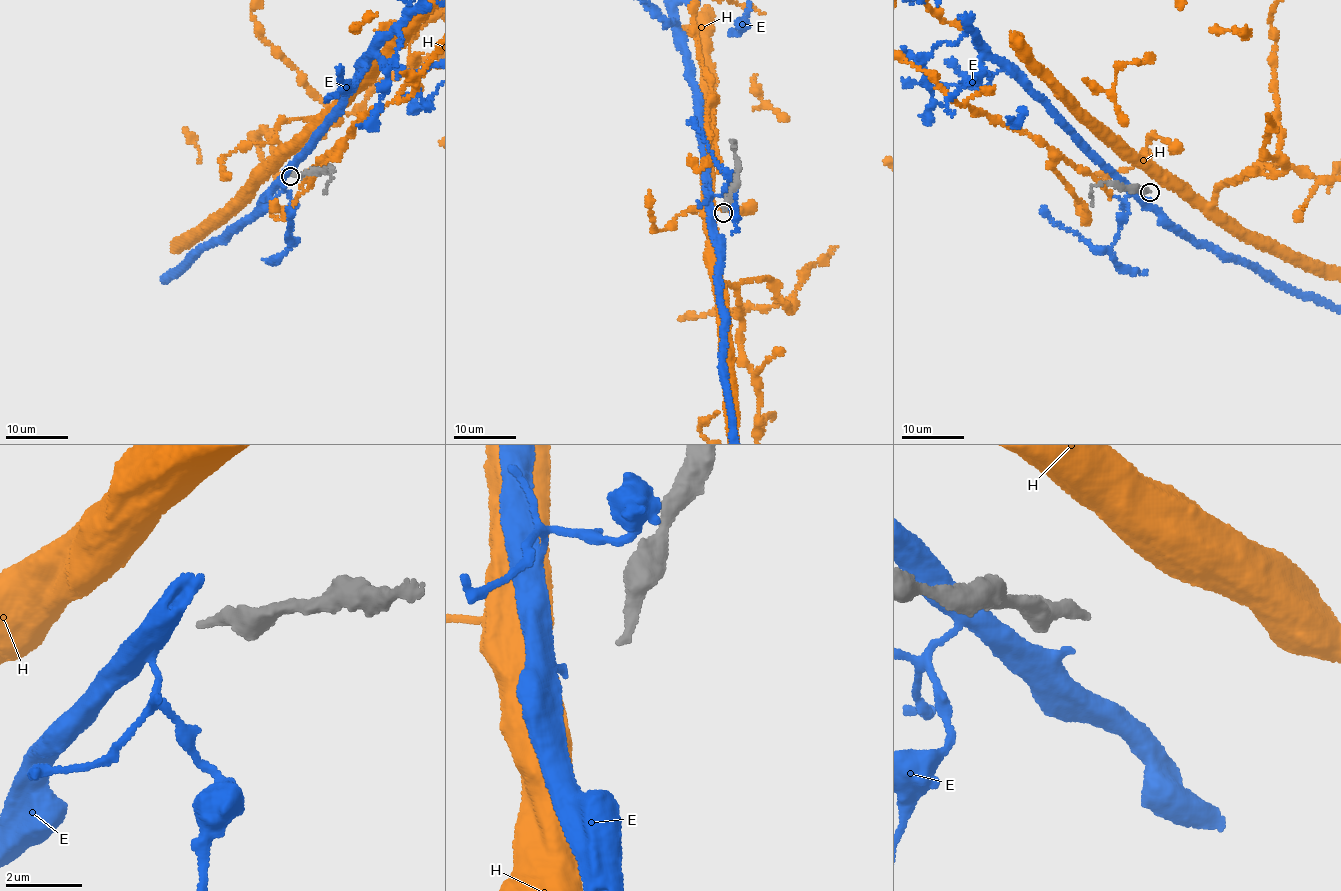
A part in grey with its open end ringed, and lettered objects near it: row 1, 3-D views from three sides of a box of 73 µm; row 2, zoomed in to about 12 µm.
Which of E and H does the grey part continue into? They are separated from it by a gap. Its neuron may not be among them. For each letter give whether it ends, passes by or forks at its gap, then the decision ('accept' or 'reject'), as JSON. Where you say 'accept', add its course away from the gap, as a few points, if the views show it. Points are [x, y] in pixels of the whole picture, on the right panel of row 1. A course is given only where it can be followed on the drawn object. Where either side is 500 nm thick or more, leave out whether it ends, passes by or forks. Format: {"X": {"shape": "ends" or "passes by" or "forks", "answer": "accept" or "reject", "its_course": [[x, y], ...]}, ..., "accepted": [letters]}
{"E": {"shape": "ends", "answer": "accept"}, "H": {"answer": "reject"}, "accepted": ["E"]}

